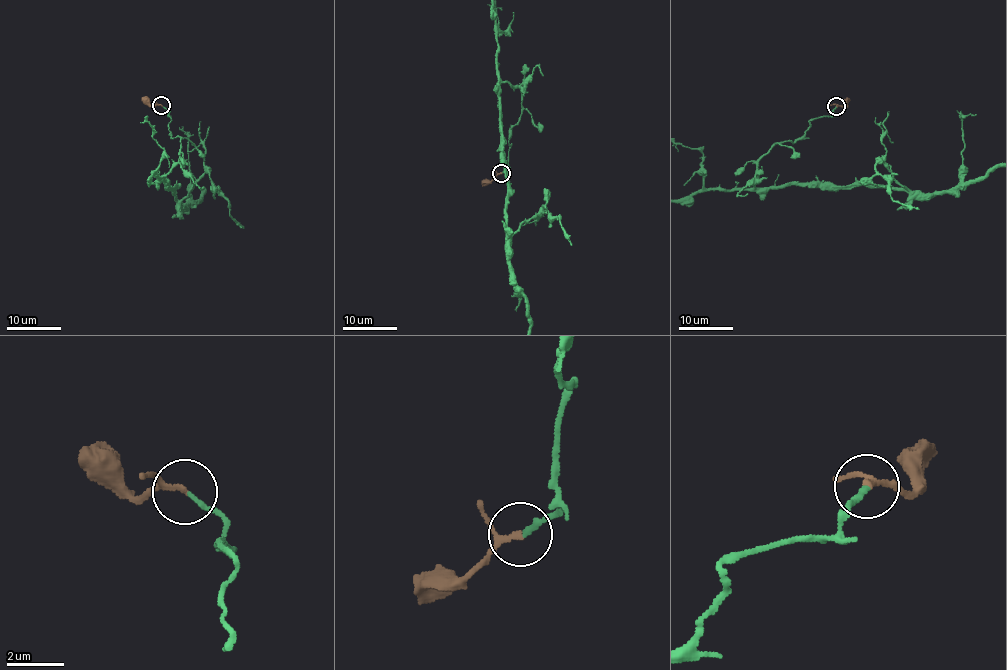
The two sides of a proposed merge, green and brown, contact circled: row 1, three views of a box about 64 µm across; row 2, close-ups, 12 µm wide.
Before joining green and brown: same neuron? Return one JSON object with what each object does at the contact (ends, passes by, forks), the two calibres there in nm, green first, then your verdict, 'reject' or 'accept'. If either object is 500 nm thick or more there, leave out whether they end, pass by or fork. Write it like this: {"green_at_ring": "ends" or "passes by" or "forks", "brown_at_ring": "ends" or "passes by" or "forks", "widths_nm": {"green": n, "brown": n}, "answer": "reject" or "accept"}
{"green_at_ring": "ends", "brown_at_ring": "passes by", "widths_nm": {"green": 180, "brown": 140}, "answer": "accept"}

